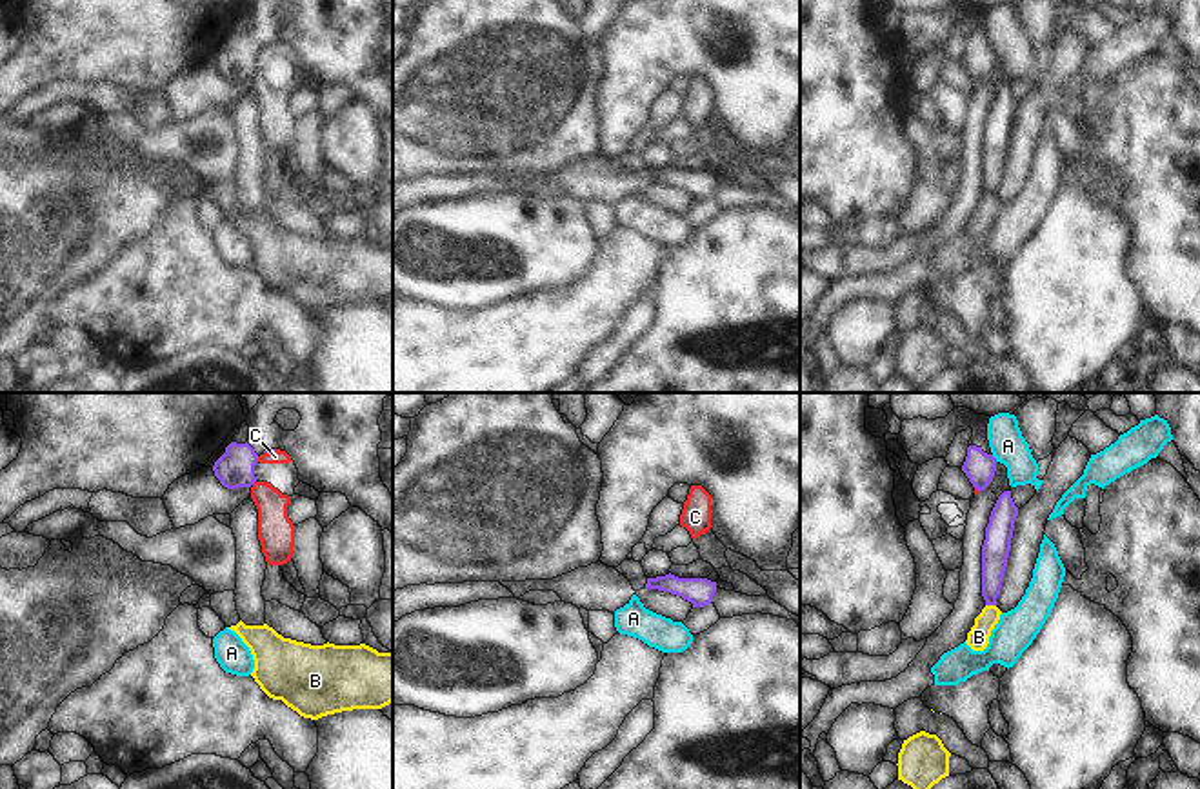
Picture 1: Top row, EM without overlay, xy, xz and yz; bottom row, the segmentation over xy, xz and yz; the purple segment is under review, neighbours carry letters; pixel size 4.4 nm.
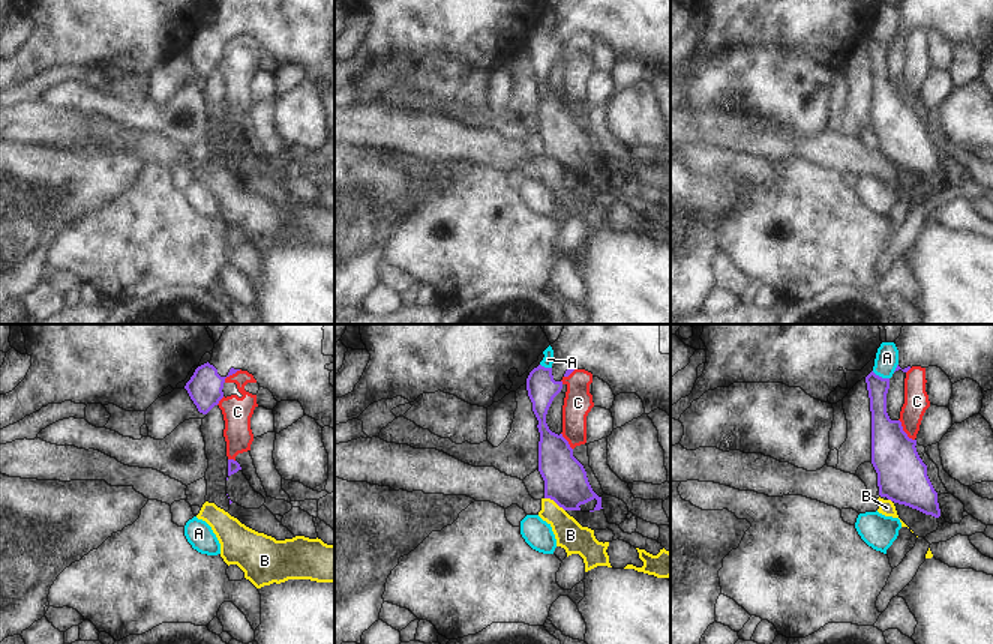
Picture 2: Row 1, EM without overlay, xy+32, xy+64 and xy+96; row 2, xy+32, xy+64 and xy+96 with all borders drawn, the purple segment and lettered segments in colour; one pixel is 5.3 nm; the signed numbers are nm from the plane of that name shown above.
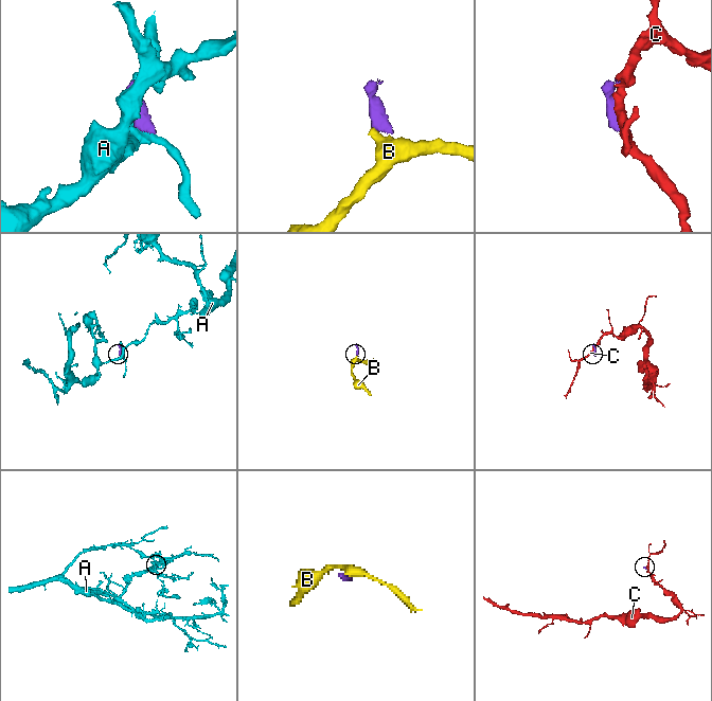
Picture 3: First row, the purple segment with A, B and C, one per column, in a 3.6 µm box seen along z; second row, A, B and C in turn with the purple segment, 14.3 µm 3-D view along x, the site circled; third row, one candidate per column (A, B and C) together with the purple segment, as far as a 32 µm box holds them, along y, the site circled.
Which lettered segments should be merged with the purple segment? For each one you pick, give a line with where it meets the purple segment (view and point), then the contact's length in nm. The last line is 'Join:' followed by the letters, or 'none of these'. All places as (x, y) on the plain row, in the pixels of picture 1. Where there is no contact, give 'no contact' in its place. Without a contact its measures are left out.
Join: none of these

